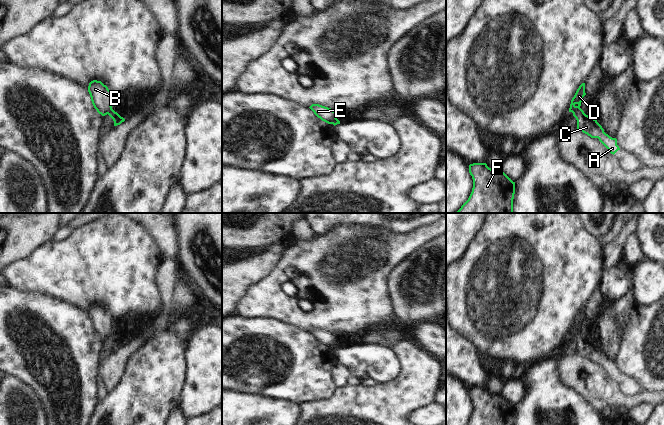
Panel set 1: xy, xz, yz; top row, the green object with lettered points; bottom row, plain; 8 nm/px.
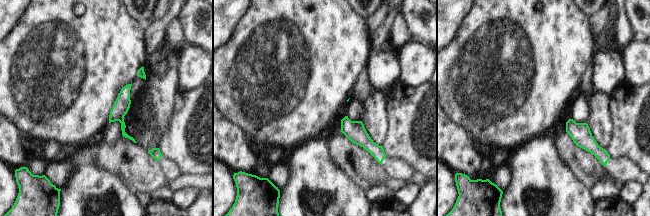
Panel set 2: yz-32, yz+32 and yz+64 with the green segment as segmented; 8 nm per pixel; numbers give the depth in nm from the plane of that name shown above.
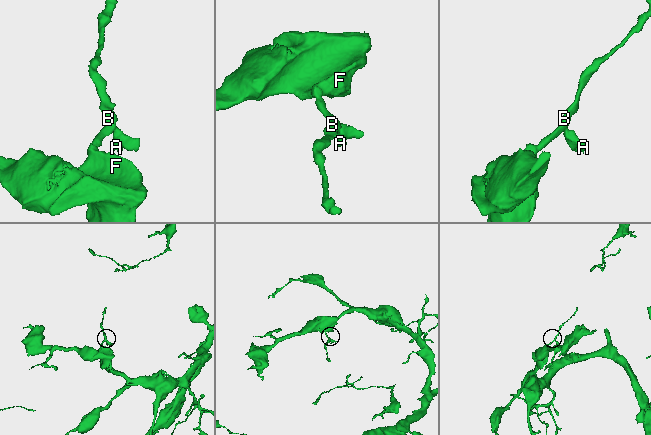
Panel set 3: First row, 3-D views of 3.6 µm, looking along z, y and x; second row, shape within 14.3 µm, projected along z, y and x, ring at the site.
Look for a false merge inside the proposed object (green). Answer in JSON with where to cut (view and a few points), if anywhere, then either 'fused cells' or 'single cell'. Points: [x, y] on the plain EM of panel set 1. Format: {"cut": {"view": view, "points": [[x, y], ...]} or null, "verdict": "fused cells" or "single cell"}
{"cut": {"view": "yz", "points": [[579, 331], [572, 336]]}, "verdict": "fused cells"}

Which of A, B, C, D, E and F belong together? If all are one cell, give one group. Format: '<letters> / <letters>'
A C / B D E F

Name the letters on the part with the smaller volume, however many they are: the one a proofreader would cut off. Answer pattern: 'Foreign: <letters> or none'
Foreign: A, C

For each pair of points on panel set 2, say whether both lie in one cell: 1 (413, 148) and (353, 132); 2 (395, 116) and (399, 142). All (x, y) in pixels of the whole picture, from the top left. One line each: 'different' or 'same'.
1: different
2: same

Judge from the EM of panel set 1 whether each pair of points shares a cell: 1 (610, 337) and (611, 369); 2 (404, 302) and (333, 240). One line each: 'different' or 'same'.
1: different
2: different

